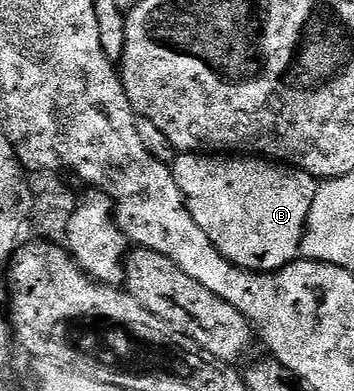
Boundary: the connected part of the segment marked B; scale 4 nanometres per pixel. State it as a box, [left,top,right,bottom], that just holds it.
[170,154,318,272]

